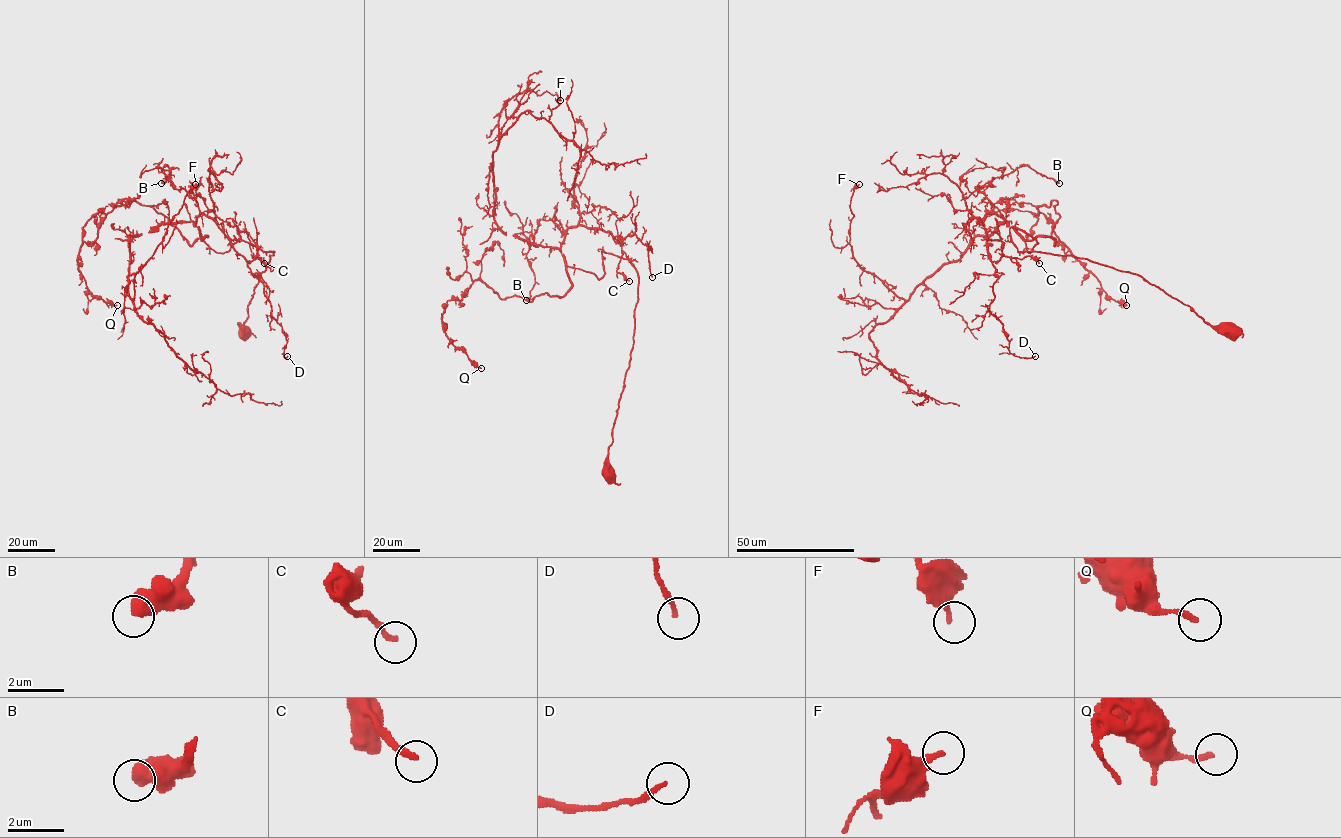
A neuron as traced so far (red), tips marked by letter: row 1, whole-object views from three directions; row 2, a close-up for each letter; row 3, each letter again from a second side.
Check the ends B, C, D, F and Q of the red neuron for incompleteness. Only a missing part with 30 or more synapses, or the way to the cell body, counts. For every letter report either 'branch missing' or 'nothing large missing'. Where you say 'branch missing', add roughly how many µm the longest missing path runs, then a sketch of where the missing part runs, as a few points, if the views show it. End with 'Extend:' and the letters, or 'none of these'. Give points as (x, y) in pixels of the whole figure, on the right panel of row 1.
B: nothing large missing
C: nothing large missing
D: nothing large missing
F: nothing large missing
Q: nothing large missing
Extend: none of these

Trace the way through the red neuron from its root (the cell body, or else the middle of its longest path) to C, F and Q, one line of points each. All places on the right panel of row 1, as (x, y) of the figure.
C: (1233, 333), (1137, 275), (1018, 251), (1011, 227), (1036, 240), (1029, 253), (986, 215), (992, 261), (1039, 263)
F: (1233, 333), (1137, 275), (1018, 251), (1011, 227), (1037, 242), (1010, 221), (898, 298), (853, 256), (859, 184)
Q: (1233, 333), (1010, 229), (1054, 245), (1055, 200), (1056, 242), (1126, 305)

